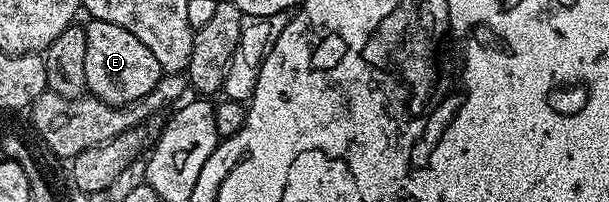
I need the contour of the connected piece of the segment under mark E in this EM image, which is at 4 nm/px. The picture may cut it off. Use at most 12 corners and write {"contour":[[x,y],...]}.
{"contour":[[90,19],[86,91],[109,107],[152,93],[164,72],[144,41]]}

